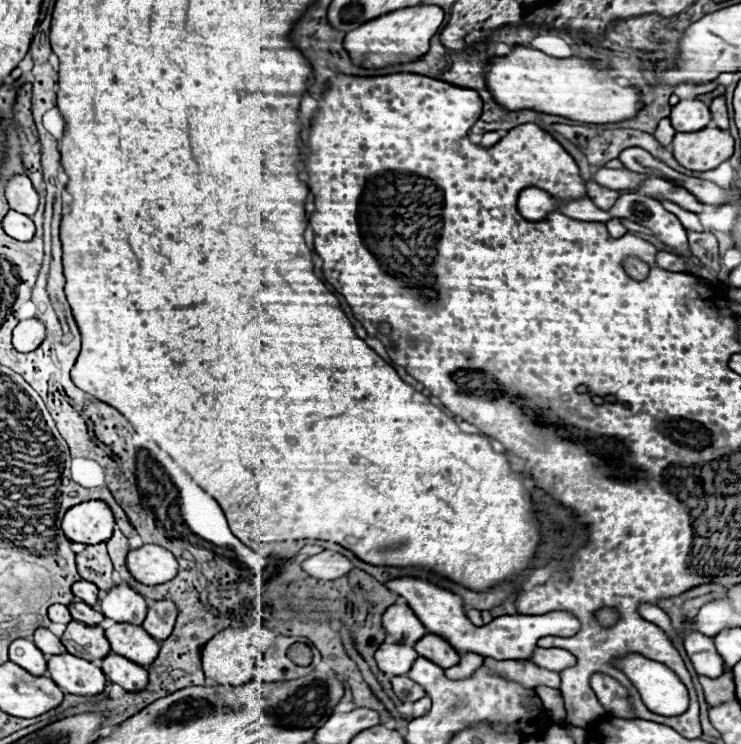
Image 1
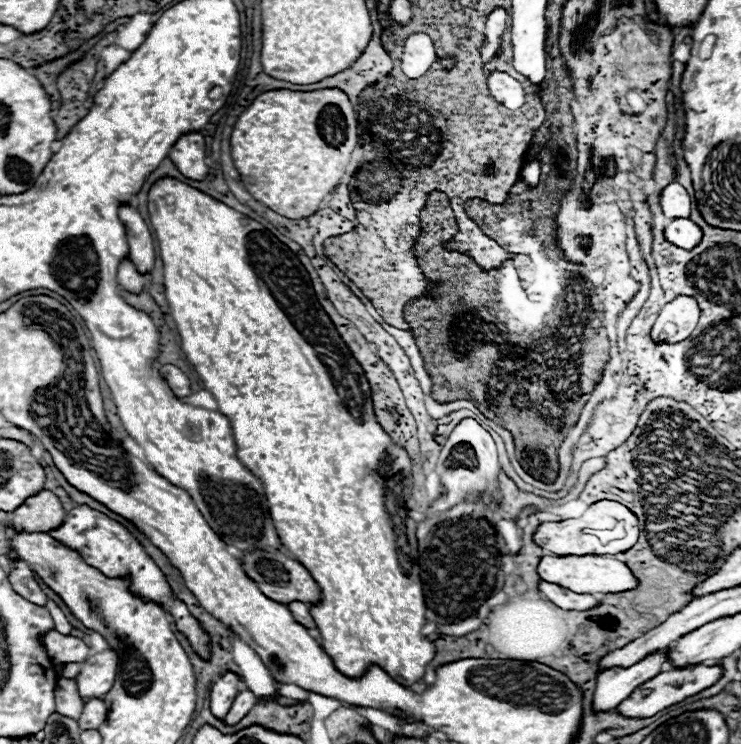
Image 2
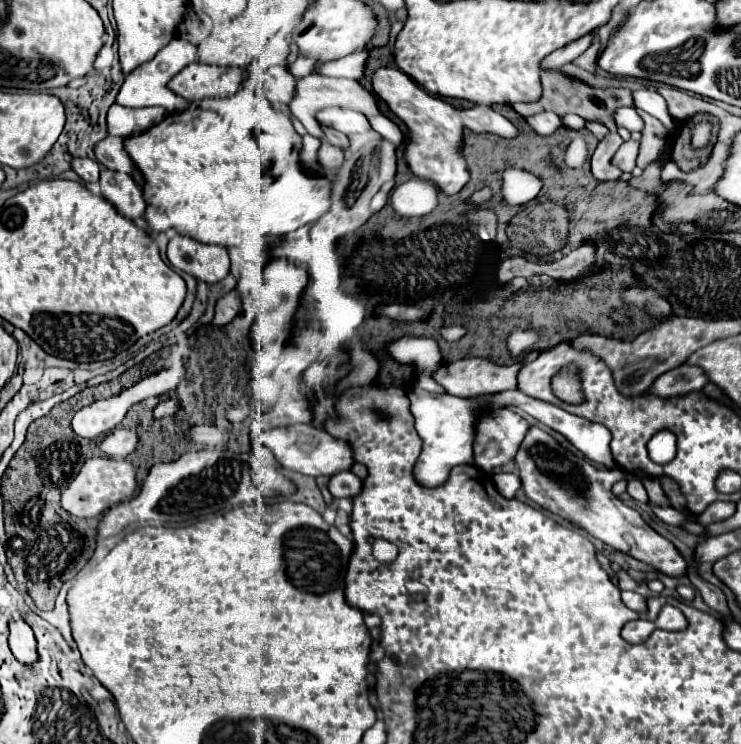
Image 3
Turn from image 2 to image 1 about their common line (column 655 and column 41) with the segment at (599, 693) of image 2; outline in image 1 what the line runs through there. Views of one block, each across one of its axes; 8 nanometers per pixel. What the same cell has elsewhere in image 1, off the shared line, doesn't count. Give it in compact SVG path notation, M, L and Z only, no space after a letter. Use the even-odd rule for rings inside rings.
M18 638L10 644L10 660L30 674L46 674L46 658L28 638Z

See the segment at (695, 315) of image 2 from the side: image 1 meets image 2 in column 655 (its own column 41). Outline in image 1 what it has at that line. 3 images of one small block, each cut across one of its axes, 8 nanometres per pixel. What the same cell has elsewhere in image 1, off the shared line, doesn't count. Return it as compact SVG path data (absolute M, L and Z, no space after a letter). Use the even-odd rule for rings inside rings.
M36 318L20 322L12 332L12 346L20 352L36 350L42 340L44 340L44 324Z

